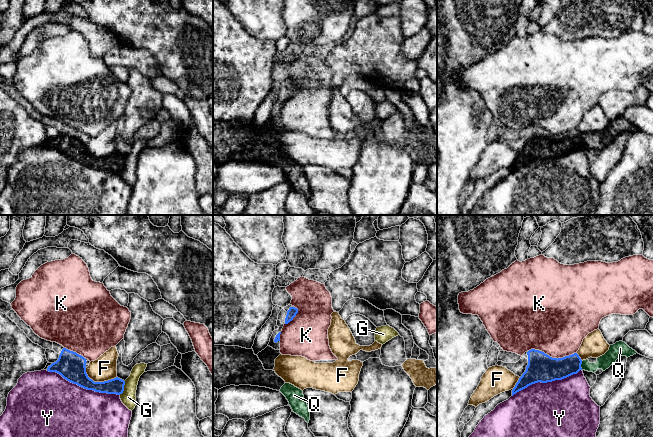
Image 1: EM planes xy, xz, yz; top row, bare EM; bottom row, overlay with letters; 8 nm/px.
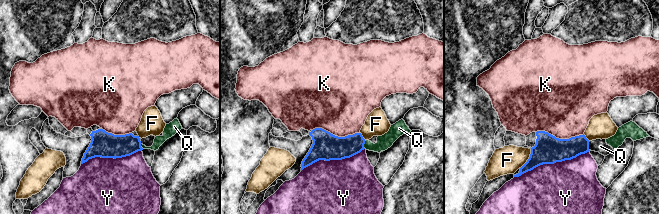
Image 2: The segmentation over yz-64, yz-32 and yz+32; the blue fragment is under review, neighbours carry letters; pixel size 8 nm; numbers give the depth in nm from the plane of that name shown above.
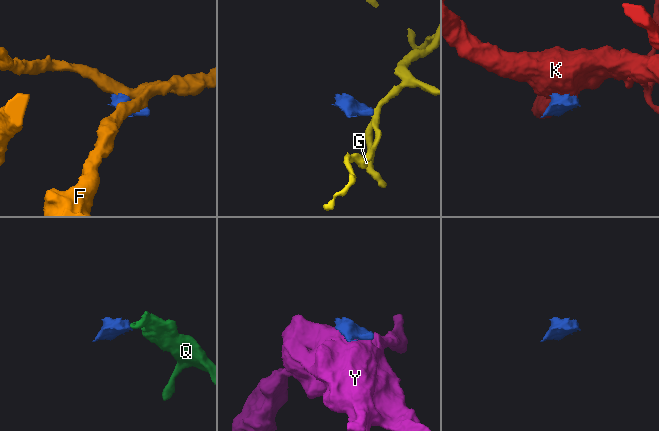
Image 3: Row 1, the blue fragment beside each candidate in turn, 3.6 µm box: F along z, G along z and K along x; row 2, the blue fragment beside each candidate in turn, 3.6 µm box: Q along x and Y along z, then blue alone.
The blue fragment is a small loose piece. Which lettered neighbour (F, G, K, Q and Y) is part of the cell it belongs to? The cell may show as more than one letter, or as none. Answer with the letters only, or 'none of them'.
Q

